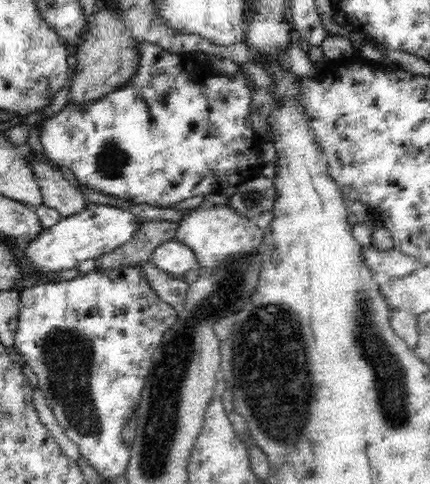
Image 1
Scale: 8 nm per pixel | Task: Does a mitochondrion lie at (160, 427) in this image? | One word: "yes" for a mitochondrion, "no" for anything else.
yes

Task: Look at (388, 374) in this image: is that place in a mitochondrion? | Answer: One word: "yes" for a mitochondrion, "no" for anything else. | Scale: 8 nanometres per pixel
yes

